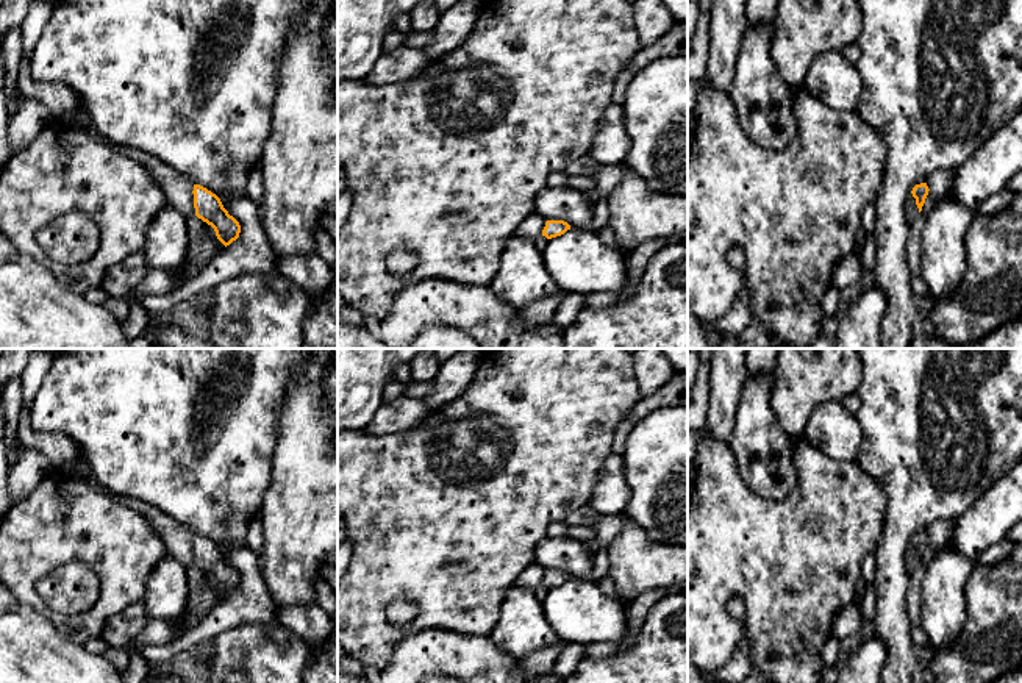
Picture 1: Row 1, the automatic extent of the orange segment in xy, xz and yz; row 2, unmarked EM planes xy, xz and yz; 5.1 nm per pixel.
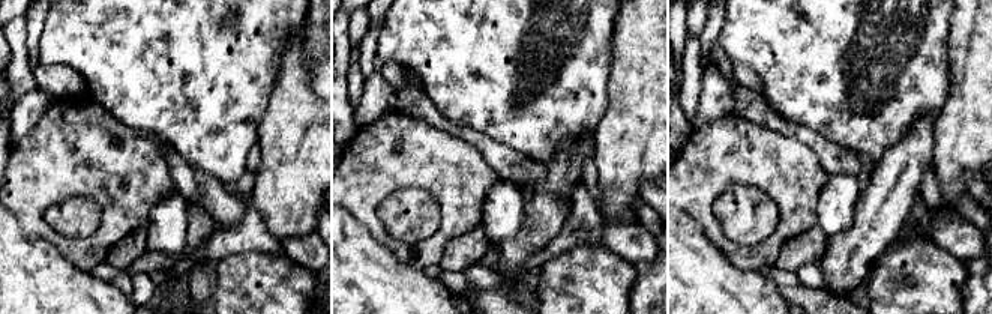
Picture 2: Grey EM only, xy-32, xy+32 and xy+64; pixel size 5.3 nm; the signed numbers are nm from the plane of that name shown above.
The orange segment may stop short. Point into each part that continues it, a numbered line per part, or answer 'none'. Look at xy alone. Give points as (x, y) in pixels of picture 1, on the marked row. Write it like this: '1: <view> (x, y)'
1: xy (178, 189)

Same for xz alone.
1: xz (532, 227)

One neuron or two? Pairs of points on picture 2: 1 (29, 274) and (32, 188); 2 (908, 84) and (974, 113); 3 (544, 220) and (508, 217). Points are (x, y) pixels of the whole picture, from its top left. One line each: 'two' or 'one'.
1: two
2: two
3: two

